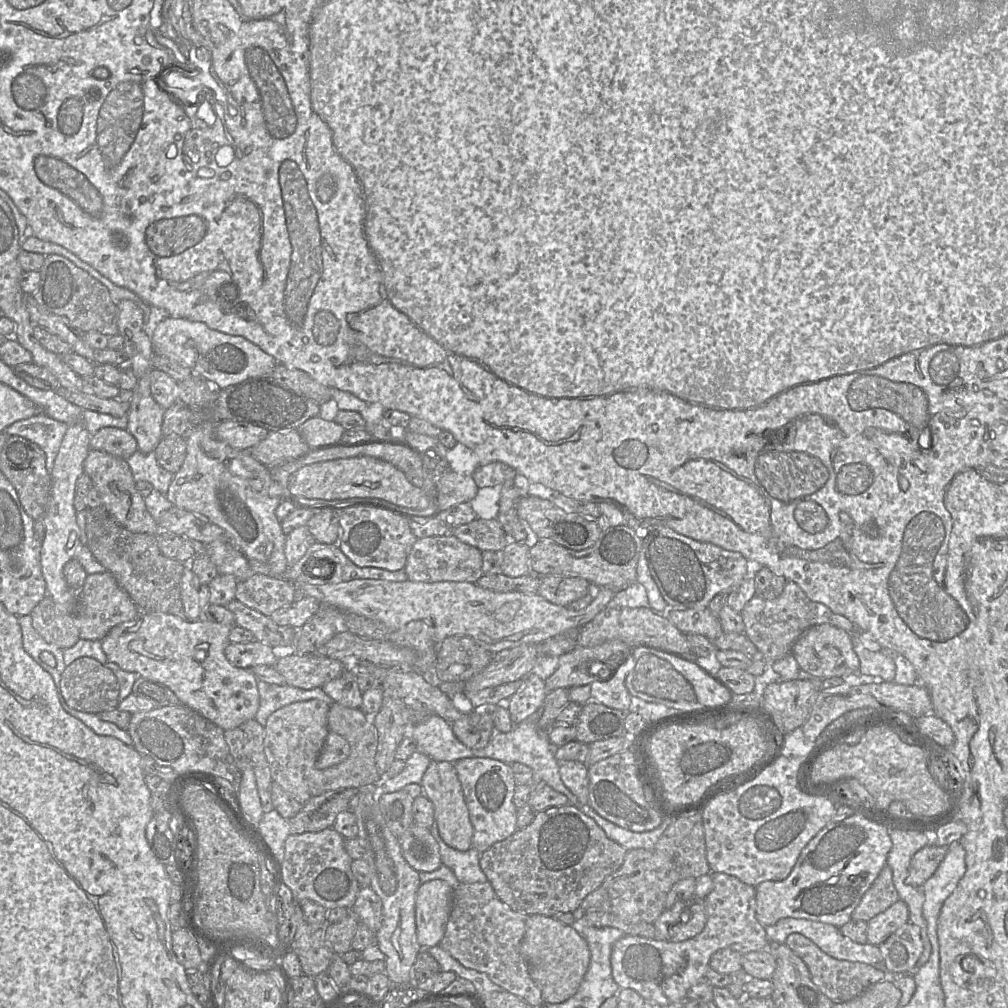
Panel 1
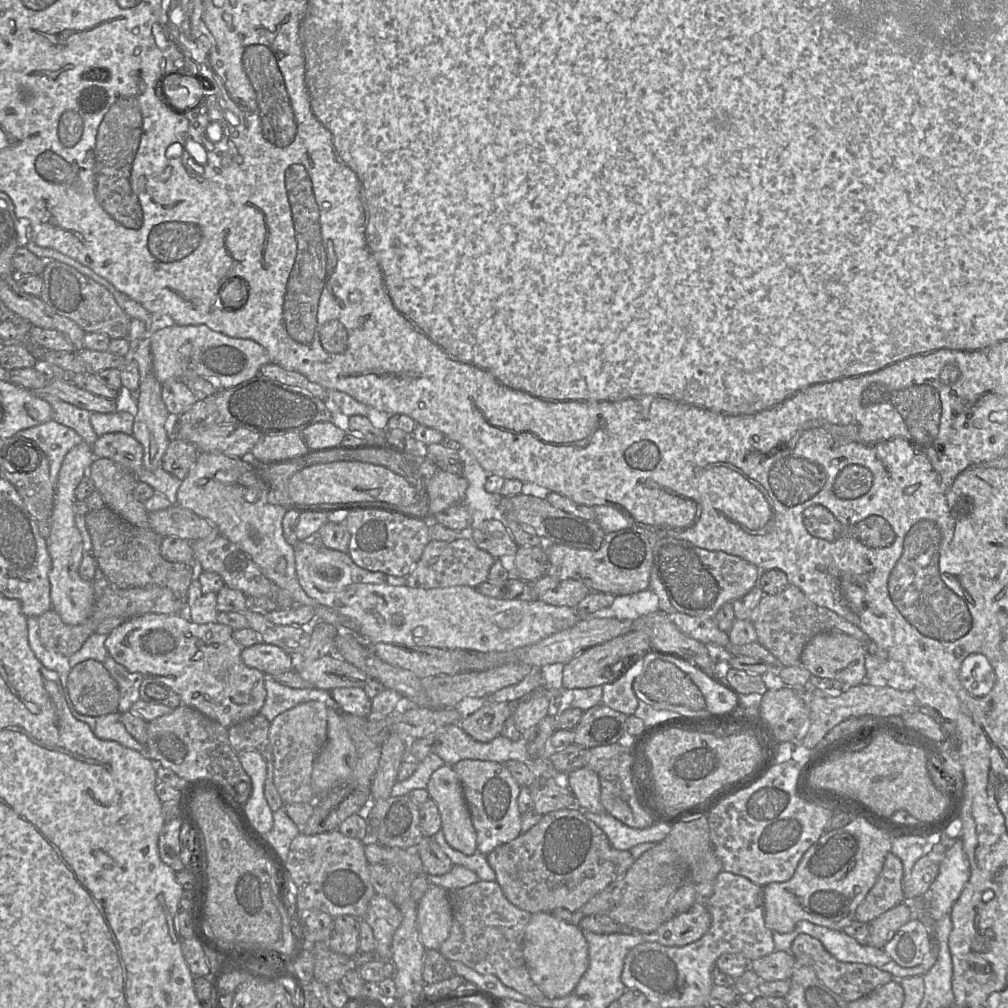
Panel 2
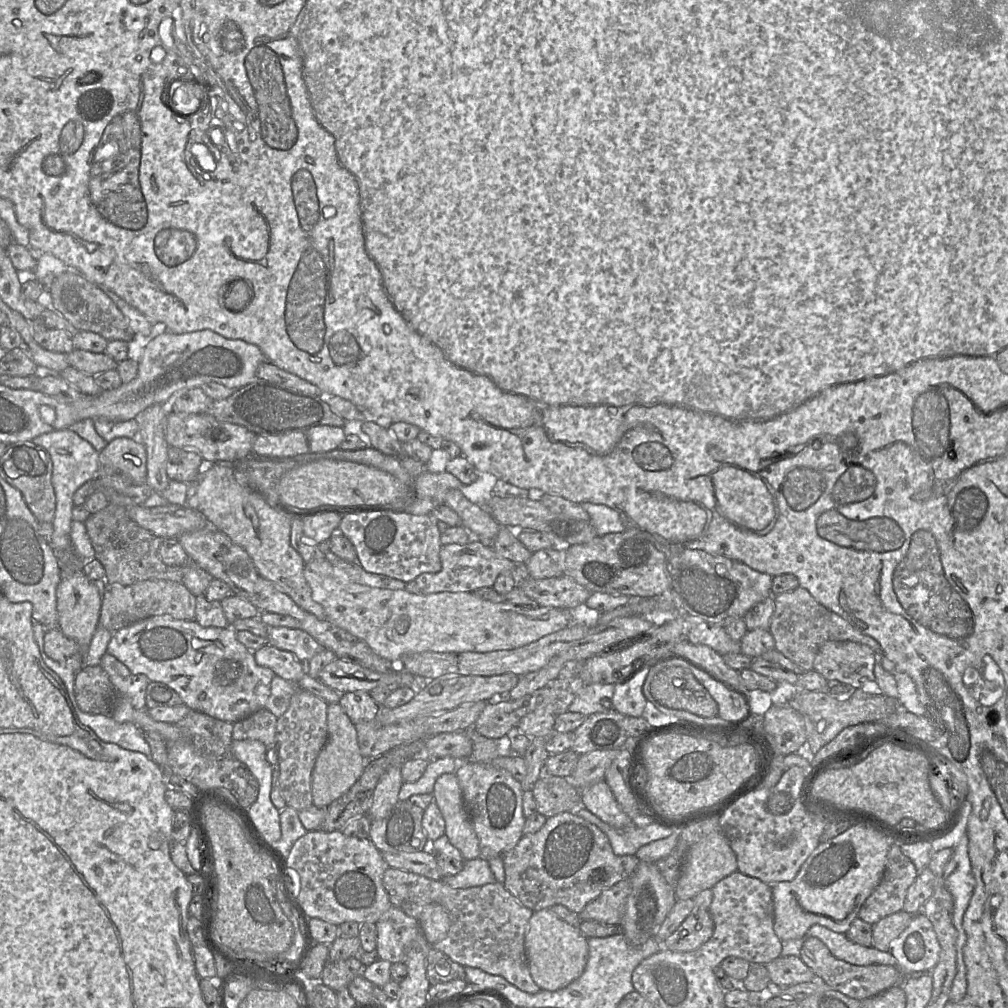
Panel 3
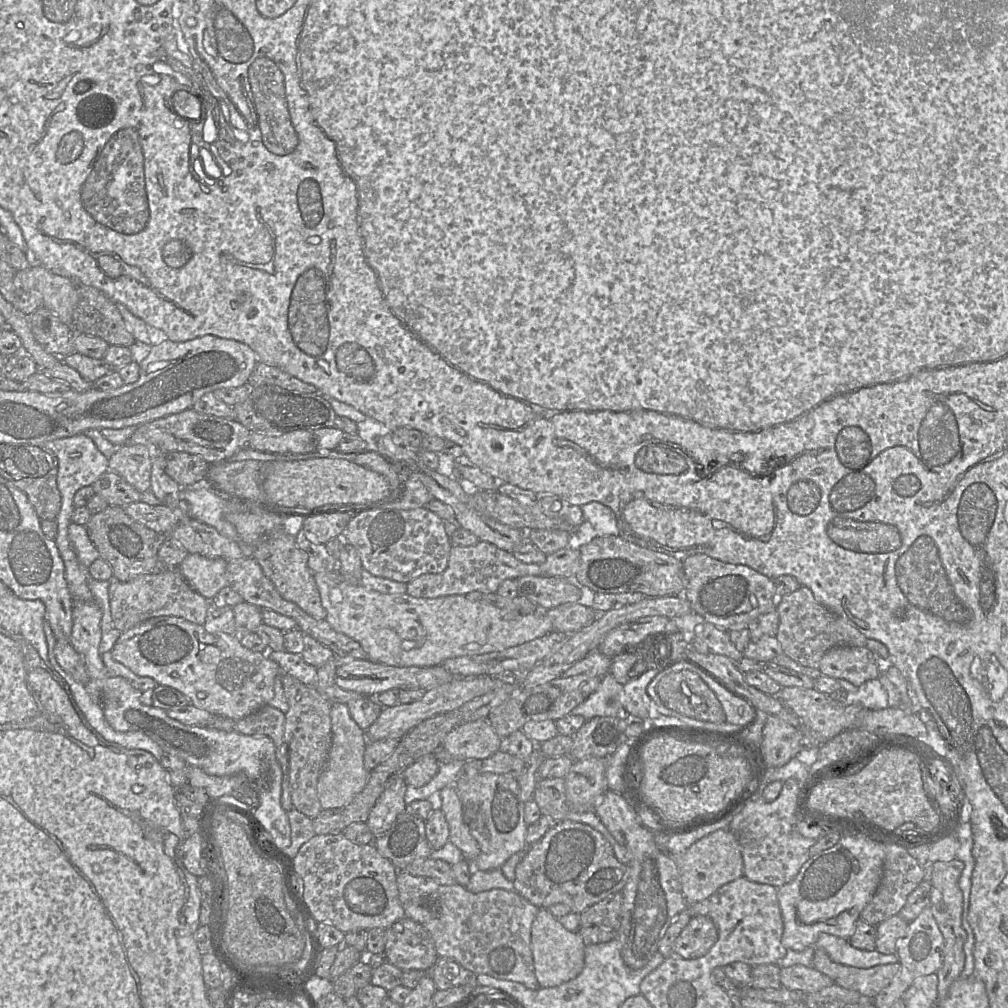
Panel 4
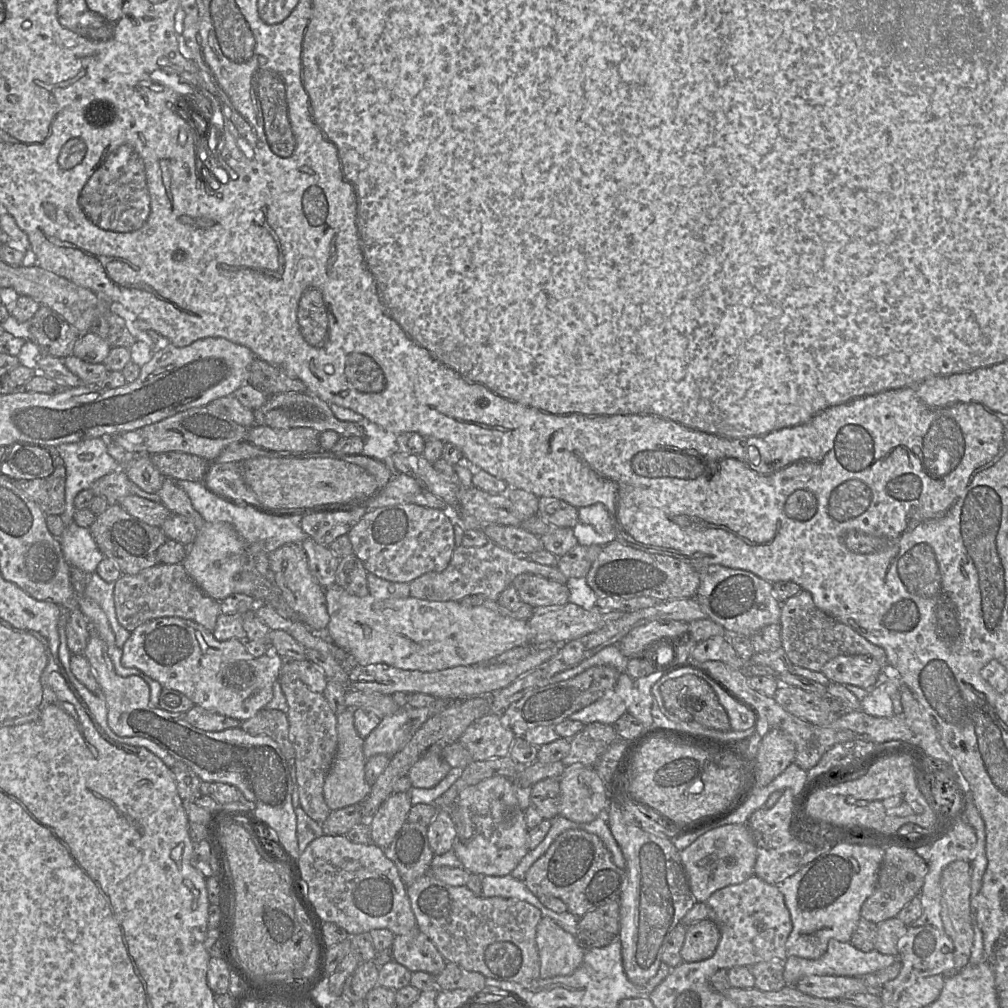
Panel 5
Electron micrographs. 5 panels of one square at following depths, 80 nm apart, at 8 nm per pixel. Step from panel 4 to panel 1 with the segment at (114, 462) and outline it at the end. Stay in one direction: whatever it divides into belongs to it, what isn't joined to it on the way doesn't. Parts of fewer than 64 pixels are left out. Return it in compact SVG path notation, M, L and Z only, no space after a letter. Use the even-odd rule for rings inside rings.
M105 427L91 436L90 447L126 460L138 450L135 437L126 429Z

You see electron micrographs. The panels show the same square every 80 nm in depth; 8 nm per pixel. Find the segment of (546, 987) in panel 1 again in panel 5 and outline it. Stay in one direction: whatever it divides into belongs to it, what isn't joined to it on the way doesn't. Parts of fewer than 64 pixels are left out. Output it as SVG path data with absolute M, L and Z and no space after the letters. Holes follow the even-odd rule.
M546 916L537 925L536 945L541 979L571 975L581 965L585 954L577 937Z

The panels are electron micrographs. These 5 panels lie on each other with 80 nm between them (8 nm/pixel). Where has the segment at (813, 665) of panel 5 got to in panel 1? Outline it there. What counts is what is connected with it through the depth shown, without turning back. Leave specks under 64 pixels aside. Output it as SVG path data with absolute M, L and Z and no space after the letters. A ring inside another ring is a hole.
M787 581L782 594L772 600L753 597L740 612L745 625L744 635L756 646L758 653L751 656L752 664L746 669L754 676L763 673L767 664L791 653L792 647L808 628L819 624L830 624L852 634L858 630L846 617L832 612L822 603L814 602L794 582Z

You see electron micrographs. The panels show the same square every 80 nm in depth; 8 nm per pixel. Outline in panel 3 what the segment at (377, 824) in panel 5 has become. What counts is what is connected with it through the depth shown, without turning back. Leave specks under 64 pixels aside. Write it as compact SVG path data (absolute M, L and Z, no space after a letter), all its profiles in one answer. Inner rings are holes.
M392 766L382 775L367 813L371 821L383 818L399 801L399 791L403 783L401 767Z

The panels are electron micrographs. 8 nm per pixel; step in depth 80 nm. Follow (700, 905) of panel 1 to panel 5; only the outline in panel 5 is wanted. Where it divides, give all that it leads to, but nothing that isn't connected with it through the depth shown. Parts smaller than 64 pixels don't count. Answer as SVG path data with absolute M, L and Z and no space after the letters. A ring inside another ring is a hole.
M709 918L694 922L686 928L680 951L683 962L699 962L712 957L720 939L718 926Z

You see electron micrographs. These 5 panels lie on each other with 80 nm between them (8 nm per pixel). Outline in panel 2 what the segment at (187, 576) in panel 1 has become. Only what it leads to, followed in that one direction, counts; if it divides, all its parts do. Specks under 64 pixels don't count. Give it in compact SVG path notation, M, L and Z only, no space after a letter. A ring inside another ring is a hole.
M197 577L193 580L187 591L186 614L188 619L196 624L217 623L217 598L215 593L204 593Z

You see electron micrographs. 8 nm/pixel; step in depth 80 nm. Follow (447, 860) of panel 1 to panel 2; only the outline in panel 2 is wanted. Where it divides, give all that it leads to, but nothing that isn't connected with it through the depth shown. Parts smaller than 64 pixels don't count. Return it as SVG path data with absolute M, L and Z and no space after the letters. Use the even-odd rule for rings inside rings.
M441 830L432 837L441 850L450 858L453 865L460 865L472 870L477 874L480 881L496 882L496 874L489 865L486 855L476 851L474 854L468 856L453 849L446 842Z

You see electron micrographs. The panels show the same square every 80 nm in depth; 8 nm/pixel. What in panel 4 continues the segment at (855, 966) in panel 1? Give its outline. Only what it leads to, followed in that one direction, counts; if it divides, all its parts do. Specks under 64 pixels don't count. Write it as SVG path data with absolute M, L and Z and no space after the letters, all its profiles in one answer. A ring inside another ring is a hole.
M816 949L812 968L828 976L834 984L873 998L891 983L900 970L900 964L896 962L871 968L856 968L836 963L824 949Z

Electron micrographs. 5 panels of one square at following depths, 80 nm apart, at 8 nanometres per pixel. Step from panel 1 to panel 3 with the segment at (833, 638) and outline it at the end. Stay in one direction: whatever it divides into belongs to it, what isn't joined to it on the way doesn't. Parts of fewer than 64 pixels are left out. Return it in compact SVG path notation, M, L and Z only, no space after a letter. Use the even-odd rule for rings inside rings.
M827 641L817 652L813 670L827 680L837 680L852 689L860 689L864 683L874 680L874 668L877 662L878 655L864 644L852 641Z

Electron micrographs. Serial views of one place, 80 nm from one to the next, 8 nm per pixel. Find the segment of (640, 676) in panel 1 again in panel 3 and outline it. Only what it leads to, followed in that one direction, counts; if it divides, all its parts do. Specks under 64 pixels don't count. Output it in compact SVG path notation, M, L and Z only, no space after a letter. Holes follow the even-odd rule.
M687 668L662 669L652 679L650 693L662 706L684 710L704 718L718 716L718 705Z

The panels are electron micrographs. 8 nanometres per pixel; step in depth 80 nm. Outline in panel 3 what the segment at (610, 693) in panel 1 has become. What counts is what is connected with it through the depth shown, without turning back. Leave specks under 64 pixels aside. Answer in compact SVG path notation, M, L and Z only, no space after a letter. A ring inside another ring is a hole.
M640 667L624 682L614 684L612 708L626 717L641 717L647 703L642 687L650 668Z

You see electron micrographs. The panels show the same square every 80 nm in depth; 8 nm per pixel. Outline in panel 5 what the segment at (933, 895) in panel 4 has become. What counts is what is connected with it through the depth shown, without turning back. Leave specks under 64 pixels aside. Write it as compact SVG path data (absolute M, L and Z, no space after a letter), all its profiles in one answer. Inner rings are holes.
M953 861L942 871L941 880L941 919L944 930L954 944L954 967L944 971L943 975L950 977L969 964L974 939L971 918L971 863Z

